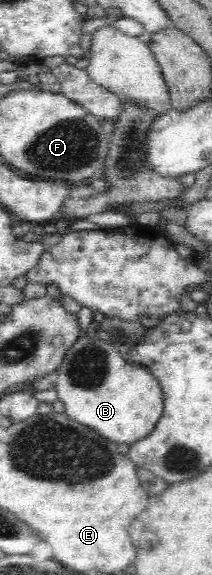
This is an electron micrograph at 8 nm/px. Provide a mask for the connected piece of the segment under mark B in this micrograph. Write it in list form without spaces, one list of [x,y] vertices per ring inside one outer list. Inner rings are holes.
[[[83,333],[52,377],[68,418],[90,426],[116,444],[134,444],[146,438],[162,416],[163,392],[156,377],[148,369],[127,361],[115,345],[97,336]]]

